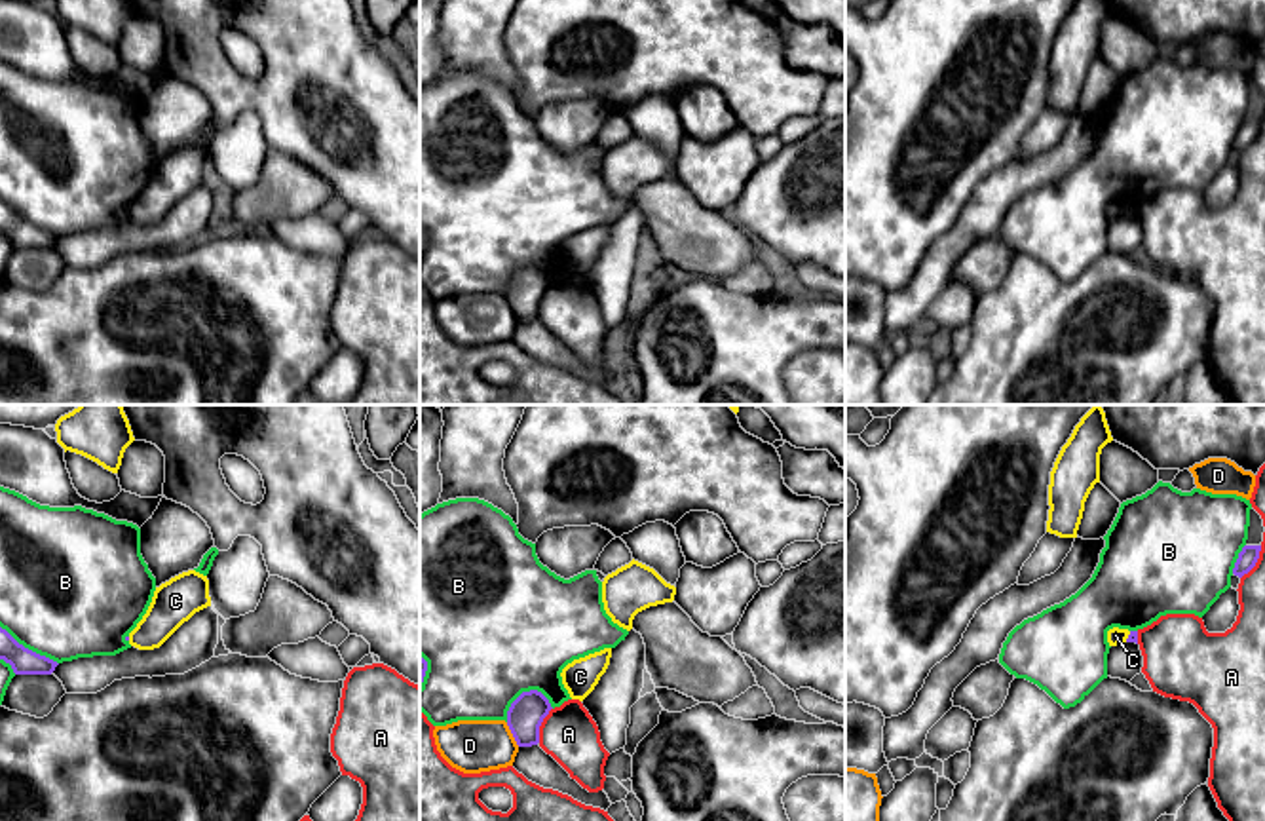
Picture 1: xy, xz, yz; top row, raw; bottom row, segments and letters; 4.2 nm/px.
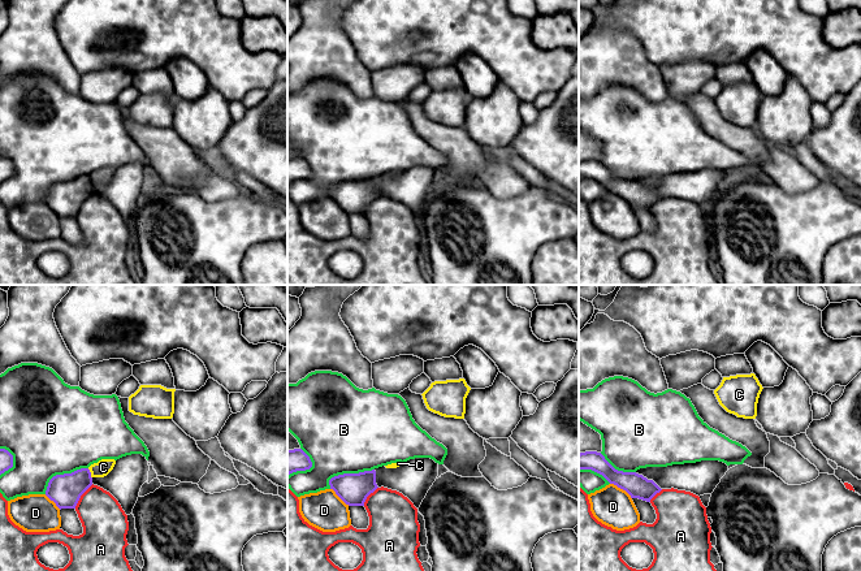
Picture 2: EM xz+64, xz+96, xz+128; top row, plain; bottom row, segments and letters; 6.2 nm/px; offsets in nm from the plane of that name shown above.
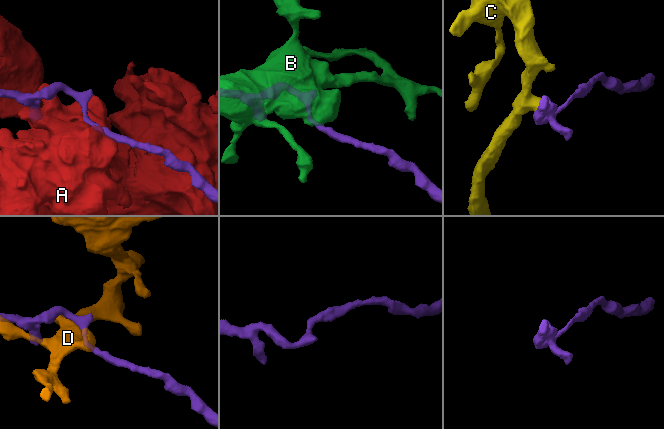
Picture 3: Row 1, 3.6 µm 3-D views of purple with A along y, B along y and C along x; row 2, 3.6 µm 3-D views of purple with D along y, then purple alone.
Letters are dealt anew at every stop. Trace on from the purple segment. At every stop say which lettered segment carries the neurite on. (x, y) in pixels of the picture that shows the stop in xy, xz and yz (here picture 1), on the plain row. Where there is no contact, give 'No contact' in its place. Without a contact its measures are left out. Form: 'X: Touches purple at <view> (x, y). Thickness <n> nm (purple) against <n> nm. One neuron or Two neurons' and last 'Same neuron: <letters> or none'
A: Touches purple at xz (540, 299). Thickness 150 nm (purple) against 240 nm. Two neurons
B: Touches purple at xz (525, 267). Thickness 150 nm (purple) against 500 nm. Two neurons
C: Touches purple at yz (1129, 211). Thickness 50 nm (purple) against 70 nm. Two neurons
D: Touches purple at xz (511, 306). Thickness 150 nm (purple) against 220 nm. Two neurons
Same neuron: none

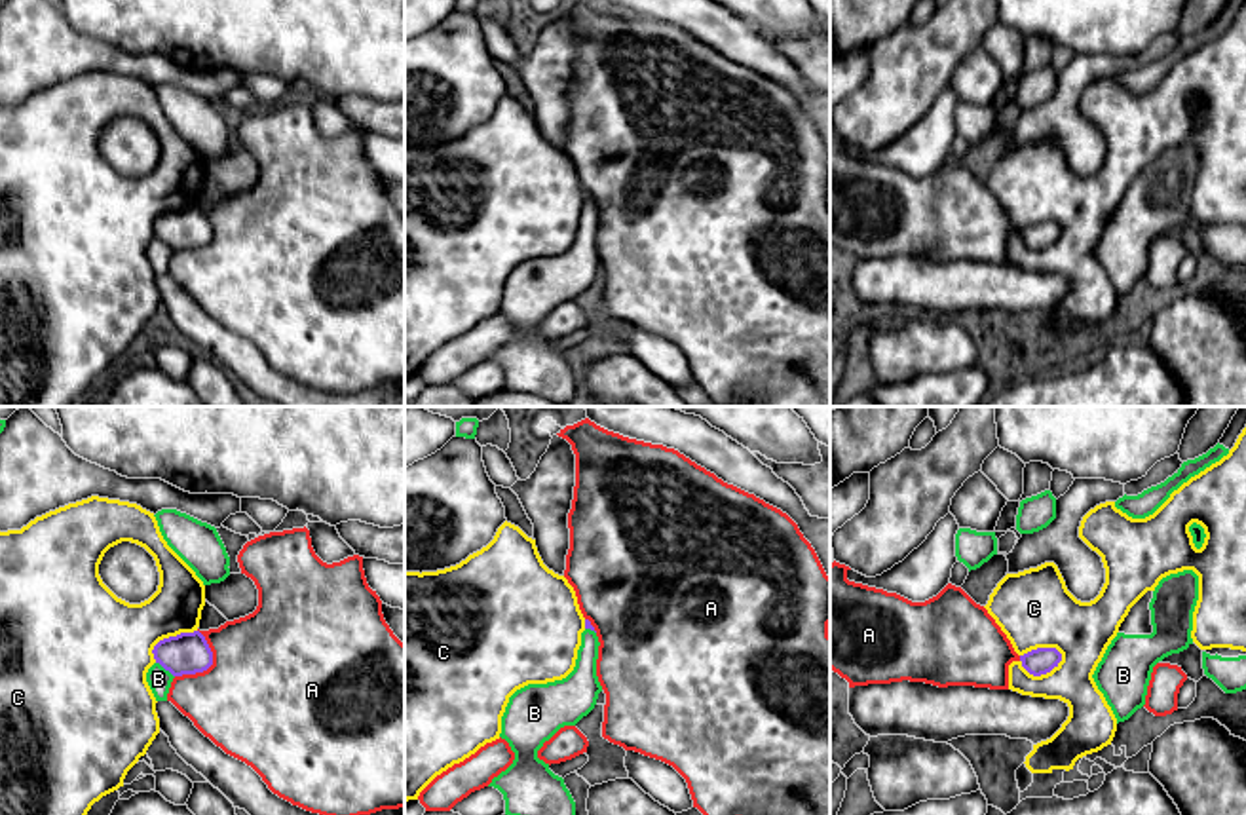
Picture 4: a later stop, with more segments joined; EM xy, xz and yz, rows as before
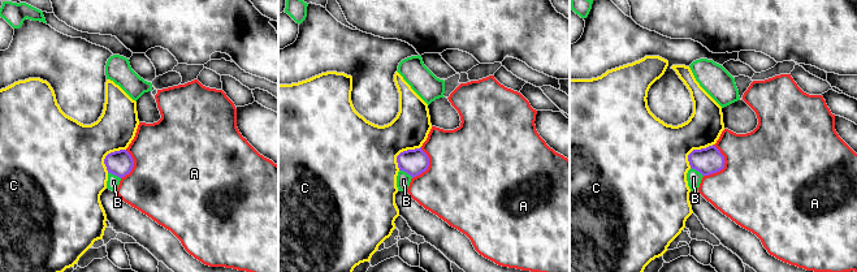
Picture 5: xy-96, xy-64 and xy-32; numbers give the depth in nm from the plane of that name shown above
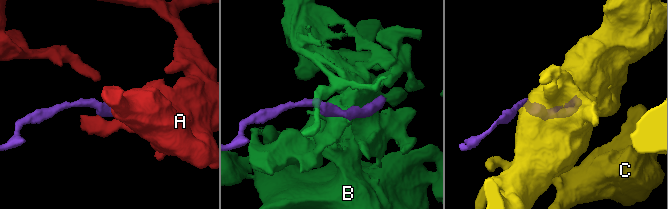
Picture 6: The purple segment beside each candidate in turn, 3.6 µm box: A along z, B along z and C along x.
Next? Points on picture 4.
A: Touches purple at xy (209, 240). Thickness 180 nm (purple) against 500 nm. Two neurons
B: Touches purple at xy (166, 244). Thickness 180 nm (purple) against 100 nm. Two neurons
C: Touches purple at yz (1043, 247). Thickness 110 nm (purple) against 280 nm. Two neurons
Same neuron: none

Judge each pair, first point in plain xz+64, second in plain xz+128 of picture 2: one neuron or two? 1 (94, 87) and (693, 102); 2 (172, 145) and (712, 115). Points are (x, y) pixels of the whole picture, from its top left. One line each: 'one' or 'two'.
1: two
2: one

